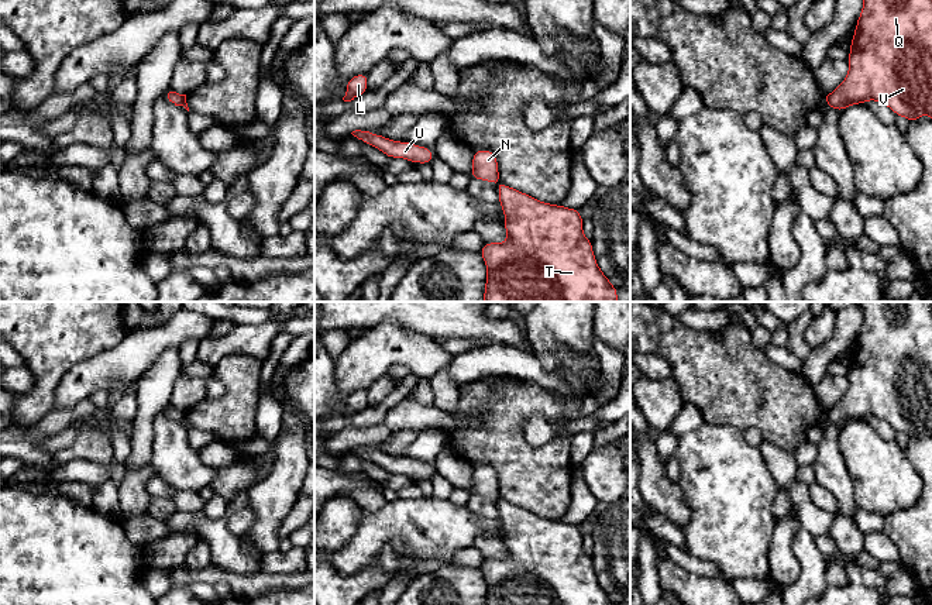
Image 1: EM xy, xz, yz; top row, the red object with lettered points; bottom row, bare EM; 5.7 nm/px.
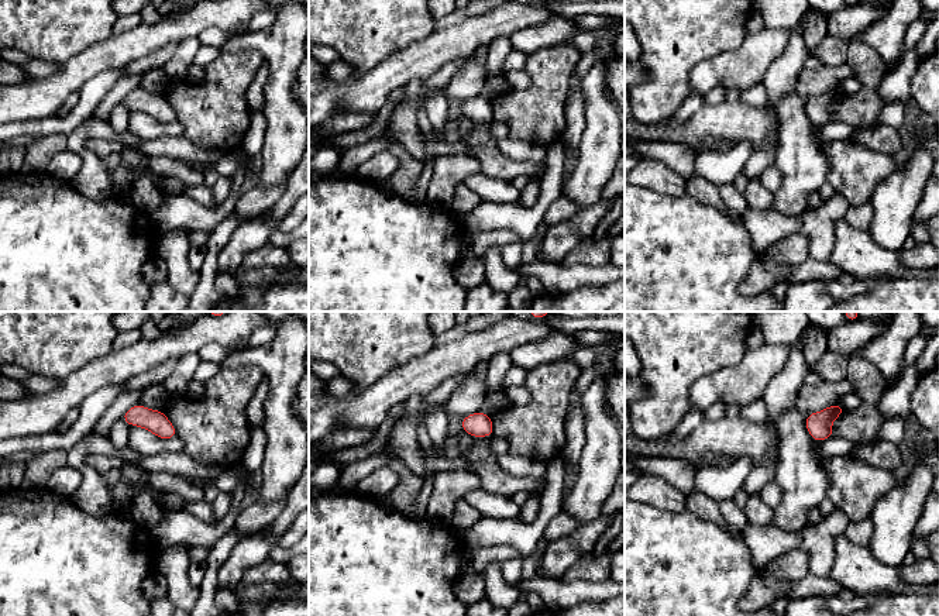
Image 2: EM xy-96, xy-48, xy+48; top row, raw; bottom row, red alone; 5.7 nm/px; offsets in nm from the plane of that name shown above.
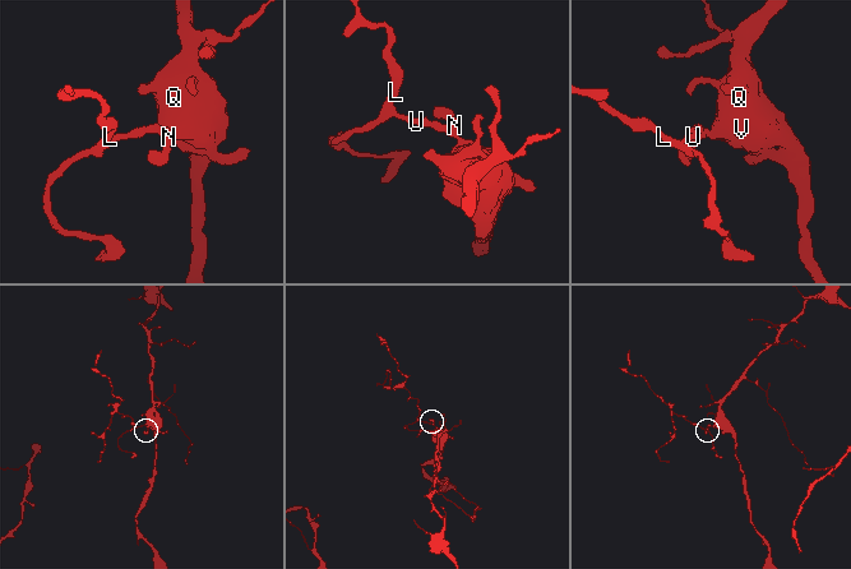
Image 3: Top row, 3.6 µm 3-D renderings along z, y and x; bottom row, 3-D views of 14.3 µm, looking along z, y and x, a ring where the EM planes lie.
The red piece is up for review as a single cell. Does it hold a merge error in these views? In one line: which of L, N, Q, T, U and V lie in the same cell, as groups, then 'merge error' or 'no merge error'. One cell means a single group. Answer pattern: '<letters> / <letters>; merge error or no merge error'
L N U / Q T V; merge error

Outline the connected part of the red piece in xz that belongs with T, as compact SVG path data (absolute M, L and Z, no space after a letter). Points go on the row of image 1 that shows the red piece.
M508 185L498 186L499 204L506 217L506 243L485 243L478 252L486 264L484 302L618 302L618 289L599 269L592 241L582 233L580 210L550 204Z

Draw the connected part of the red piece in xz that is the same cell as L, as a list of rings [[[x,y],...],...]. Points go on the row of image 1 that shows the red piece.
[[[360,73],[347,80],[344,102],[351,102],[368,90],[368,73]]]

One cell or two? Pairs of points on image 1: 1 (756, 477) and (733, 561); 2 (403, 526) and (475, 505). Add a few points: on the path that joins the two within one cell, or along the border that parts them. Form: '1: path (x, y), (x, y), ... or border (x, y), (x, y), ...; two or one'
1: path (735, 498), (733, 540); one
2: border (466, 505), (478, 518), (498, 519); two

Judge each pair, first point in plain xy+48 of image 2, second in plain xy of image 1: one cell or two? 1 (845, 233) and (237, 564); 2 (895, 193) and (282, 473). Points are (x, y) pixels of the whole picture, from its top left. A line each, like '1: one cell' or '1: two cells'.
1: one cell
2: one cell

